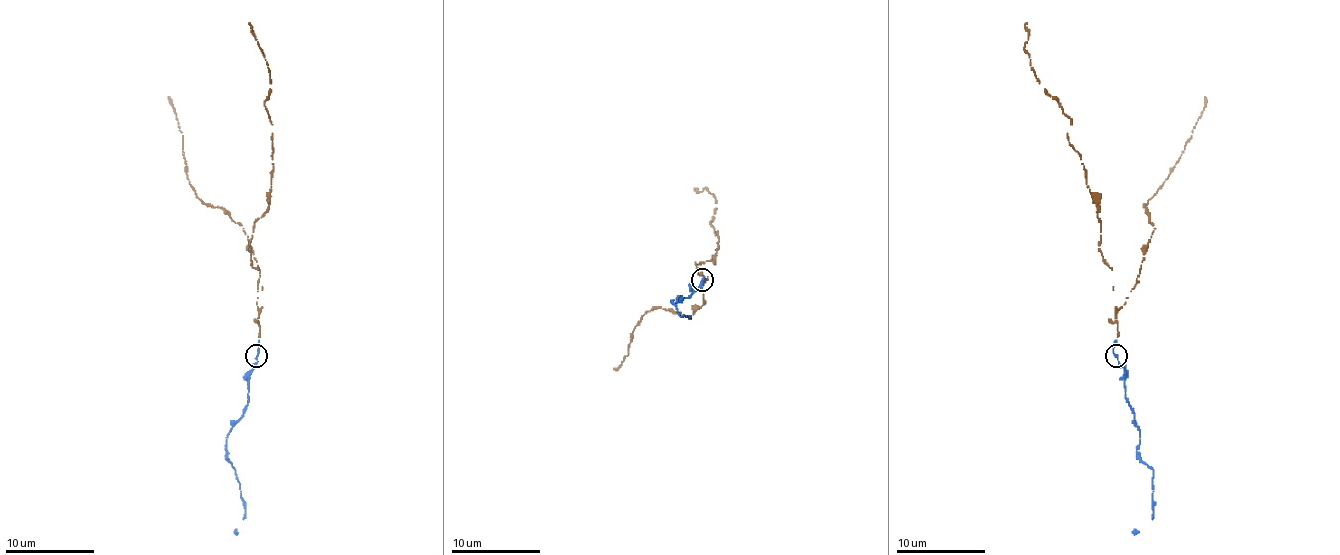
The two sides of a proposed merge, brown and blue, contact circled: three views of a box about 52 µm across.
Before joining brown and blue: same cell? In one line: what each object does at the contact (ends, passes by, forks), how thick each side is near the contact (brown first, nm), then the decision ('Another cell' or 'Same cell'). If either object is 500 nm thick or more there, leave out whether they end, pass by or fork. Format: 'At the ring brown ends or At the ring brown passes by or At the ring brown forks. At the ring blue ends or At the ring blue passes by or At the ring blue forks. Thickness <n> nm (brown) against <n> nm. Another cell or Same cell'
At the ring brown ends. At the ring blue passes by. Thickness 90 nm (brown) against 170 nm. Same cell

